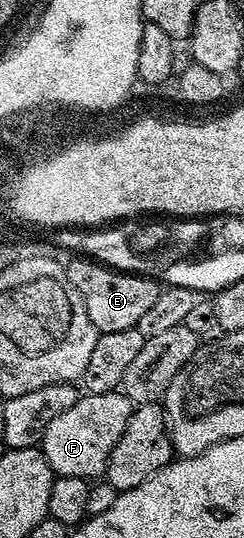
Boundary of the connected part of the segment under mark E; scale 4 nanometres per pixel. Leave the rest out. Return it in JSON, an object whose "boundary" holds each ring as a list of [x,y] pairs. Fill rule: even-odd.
{"boundary":[[[78,255],[73,259],[75,261],[65,262],[66,282],[76,287],[76,291],[80,291],[80,299],[84,299],[84,311],[88,311],[88,319],[92,319],[98,332],[136,329],[140,318],[156,303],[160,292],[159,282],[157,281],[157,285],[149,275],[110,269],[89,257]]]}

